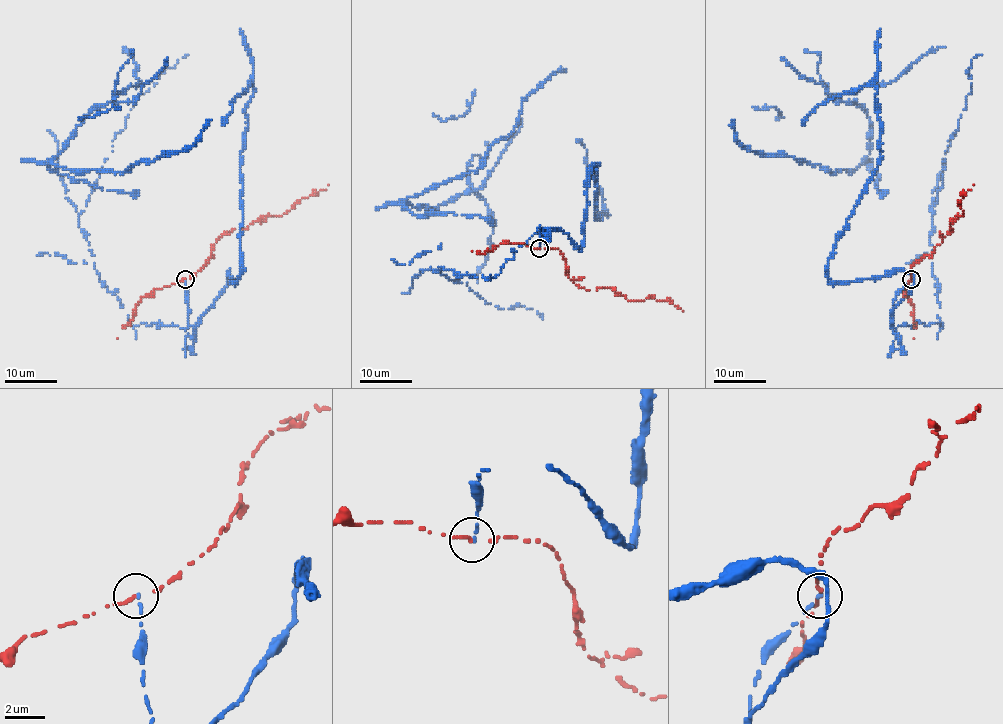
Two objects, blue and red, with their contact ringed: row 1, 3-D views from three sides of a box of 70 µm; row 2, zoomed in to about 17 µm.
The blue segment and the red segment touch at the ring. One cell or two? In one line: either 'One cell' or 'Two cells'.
Two cells

